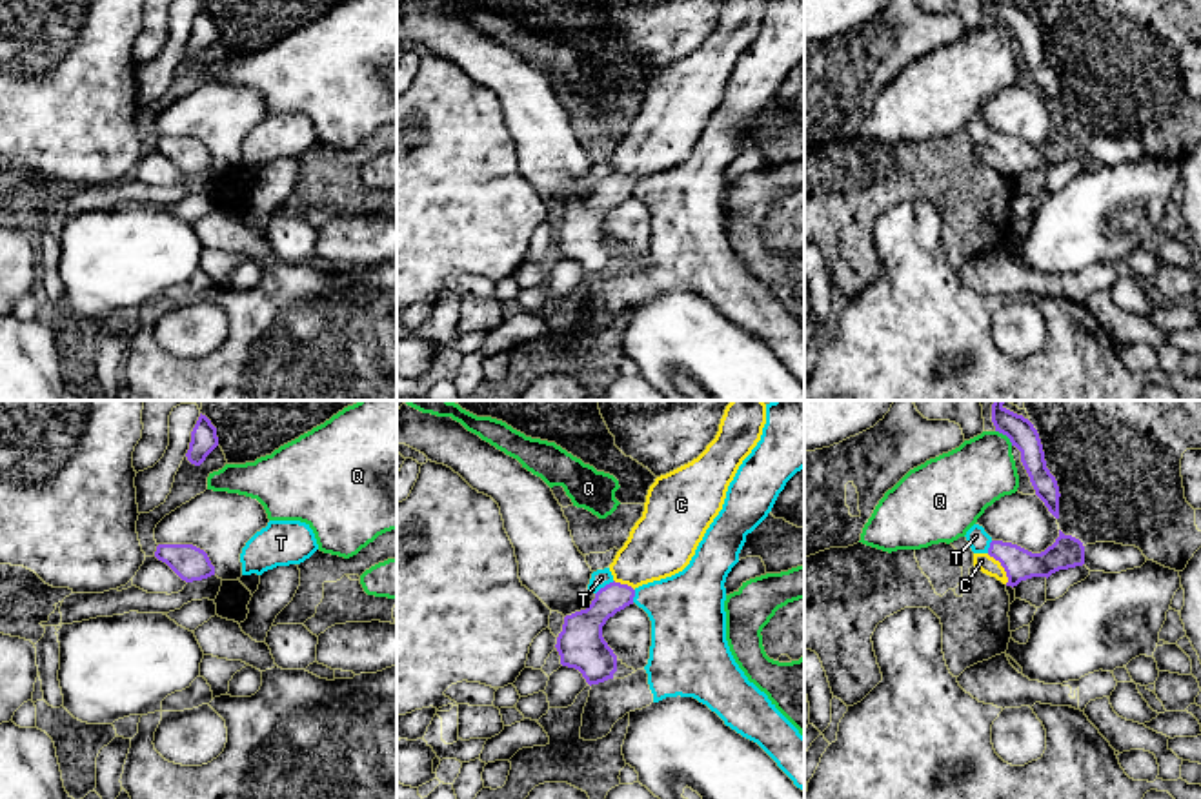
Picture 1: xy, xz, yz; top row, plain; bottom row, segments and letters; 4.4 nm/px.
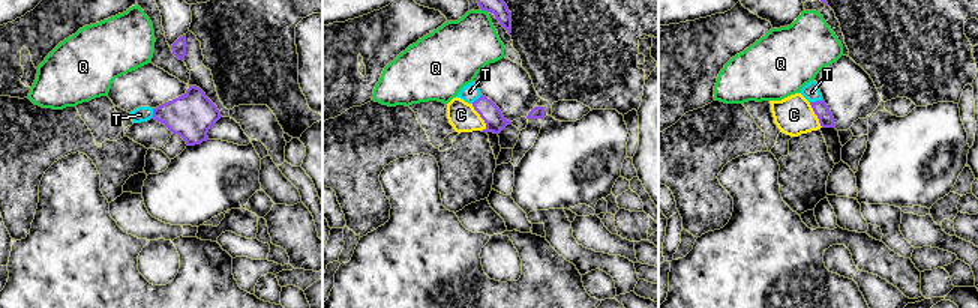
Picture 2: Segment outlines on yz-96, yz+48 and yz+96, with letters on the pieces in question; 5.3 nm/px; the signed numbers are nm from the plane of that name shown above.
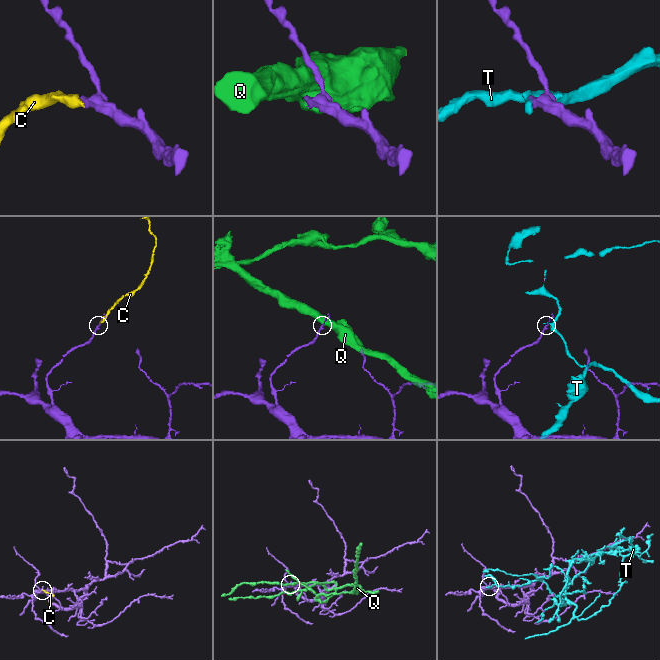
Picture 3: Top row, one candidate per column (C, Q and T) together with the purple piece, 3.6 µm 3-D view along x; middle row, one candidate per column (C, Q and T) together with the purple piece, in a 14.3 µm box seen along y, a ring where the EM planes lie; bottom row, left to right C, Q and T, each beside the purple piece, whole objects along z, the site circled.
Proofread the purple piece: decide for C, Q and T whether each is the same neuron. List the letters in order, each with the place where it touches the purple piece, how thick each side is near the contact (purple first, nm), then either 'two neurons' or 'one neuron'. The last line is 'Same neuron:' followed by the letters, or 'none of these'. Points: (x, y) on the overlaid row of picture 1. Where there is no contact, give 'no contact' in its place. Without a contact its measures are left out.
C: yz (1001, 565) | 140/80 nm | one neuron
Q: yz (1005, 434) | 120/300 nm | two neurons
T: xz (606, 585) | 180/80 nm | two neurons
Same neuron: C

